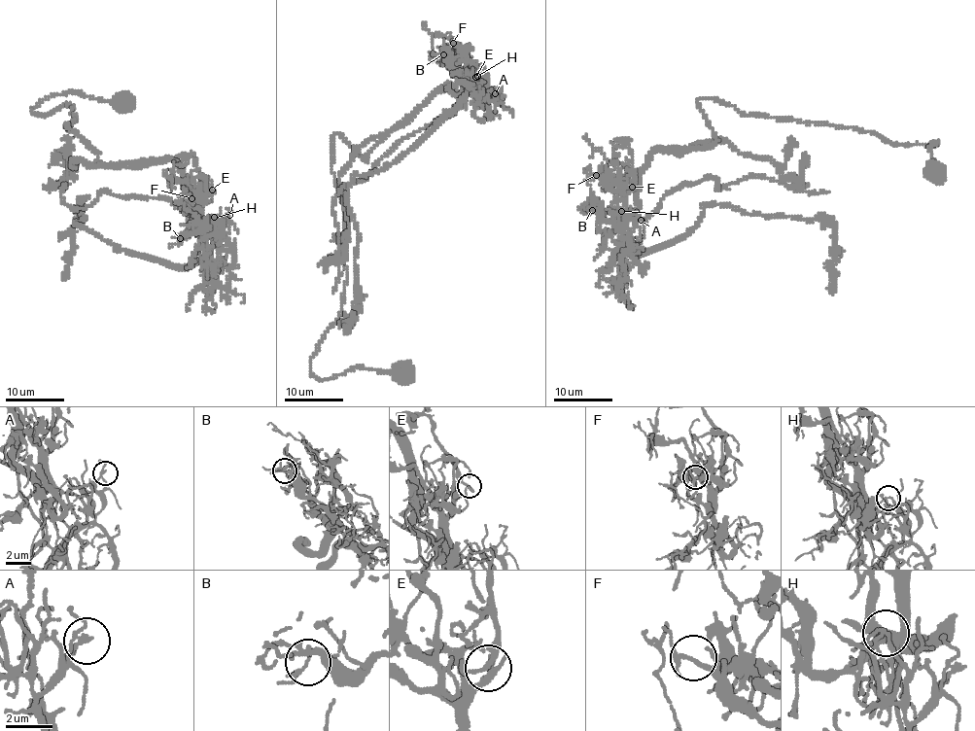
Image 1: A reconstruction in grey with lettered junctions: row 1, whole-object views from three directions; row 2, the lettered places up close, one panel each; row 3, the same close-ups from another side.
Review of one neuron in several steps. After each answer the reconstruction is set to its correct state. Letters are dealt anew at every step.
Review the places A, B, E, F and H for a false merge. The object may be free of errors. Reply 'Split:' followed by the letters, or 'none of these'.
Split: H

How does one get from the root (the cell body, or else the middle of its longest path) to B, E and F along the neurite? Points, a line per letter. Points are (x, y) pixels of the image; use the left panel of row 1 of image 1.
B: (126, 103), (70, 92), (32, 109), (75, 105), (65, 127), (100, 162), (173, 161), (201, 222), (180, 238)
E: (126, 103), (70, 92), (32, 109), (75, 105), (65, 127), (100, 162), (173, 161), (199, 220), (212, 190)
F: (126, 103), (70, 92), (32, 109), (75, 105), (65, 127), (100, 162), (173, 161), (200, 220), (191, 198)

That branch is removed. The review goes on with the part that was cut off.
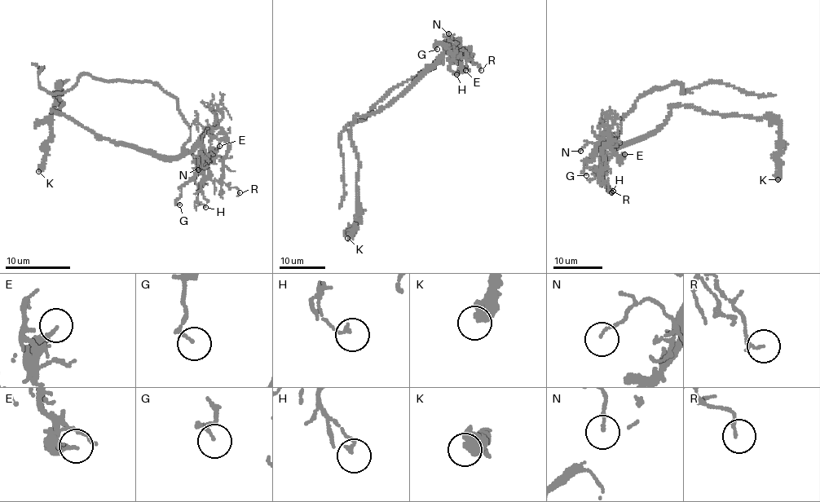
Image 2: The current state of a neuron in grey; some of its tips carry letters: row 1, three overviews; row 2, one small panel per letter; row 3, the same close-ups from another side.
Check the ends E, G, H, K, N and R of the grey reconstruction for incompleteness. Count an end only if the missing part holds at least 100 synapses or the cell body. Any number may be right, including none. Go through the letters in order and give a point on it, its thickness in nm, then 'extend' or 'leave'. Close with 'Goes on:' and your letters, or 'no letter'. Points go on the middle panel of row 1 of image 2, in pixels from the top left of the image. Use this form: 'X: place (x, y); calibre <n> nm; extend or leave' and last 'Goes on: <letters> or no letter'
E: place (465, 70); calibre 200 nm; leave
G: place (437, 49); calibre 130 nm; leave
H: place (456, 74); calibre 150 nm; leave
K: place (347, 238); calibre 600 nm; leave
N: place (448, 33); calibre 120 nm; leave
R: place (481, 70); calibre 150 nm; leave
Goes on: no letter

